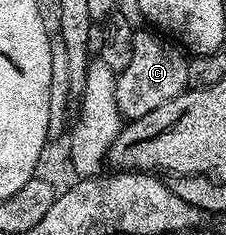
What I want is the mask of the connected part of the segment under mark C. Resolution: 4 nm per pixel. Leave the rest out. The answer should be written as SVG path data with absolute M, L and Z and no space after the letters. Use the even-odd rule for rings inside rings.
M135 31L132 60L125 70L117 75L116 80L115 100L121 115L129 121L150 114L164 102L185 91L188 86L189 59L183 49L169 39L153 31L147 31Z

